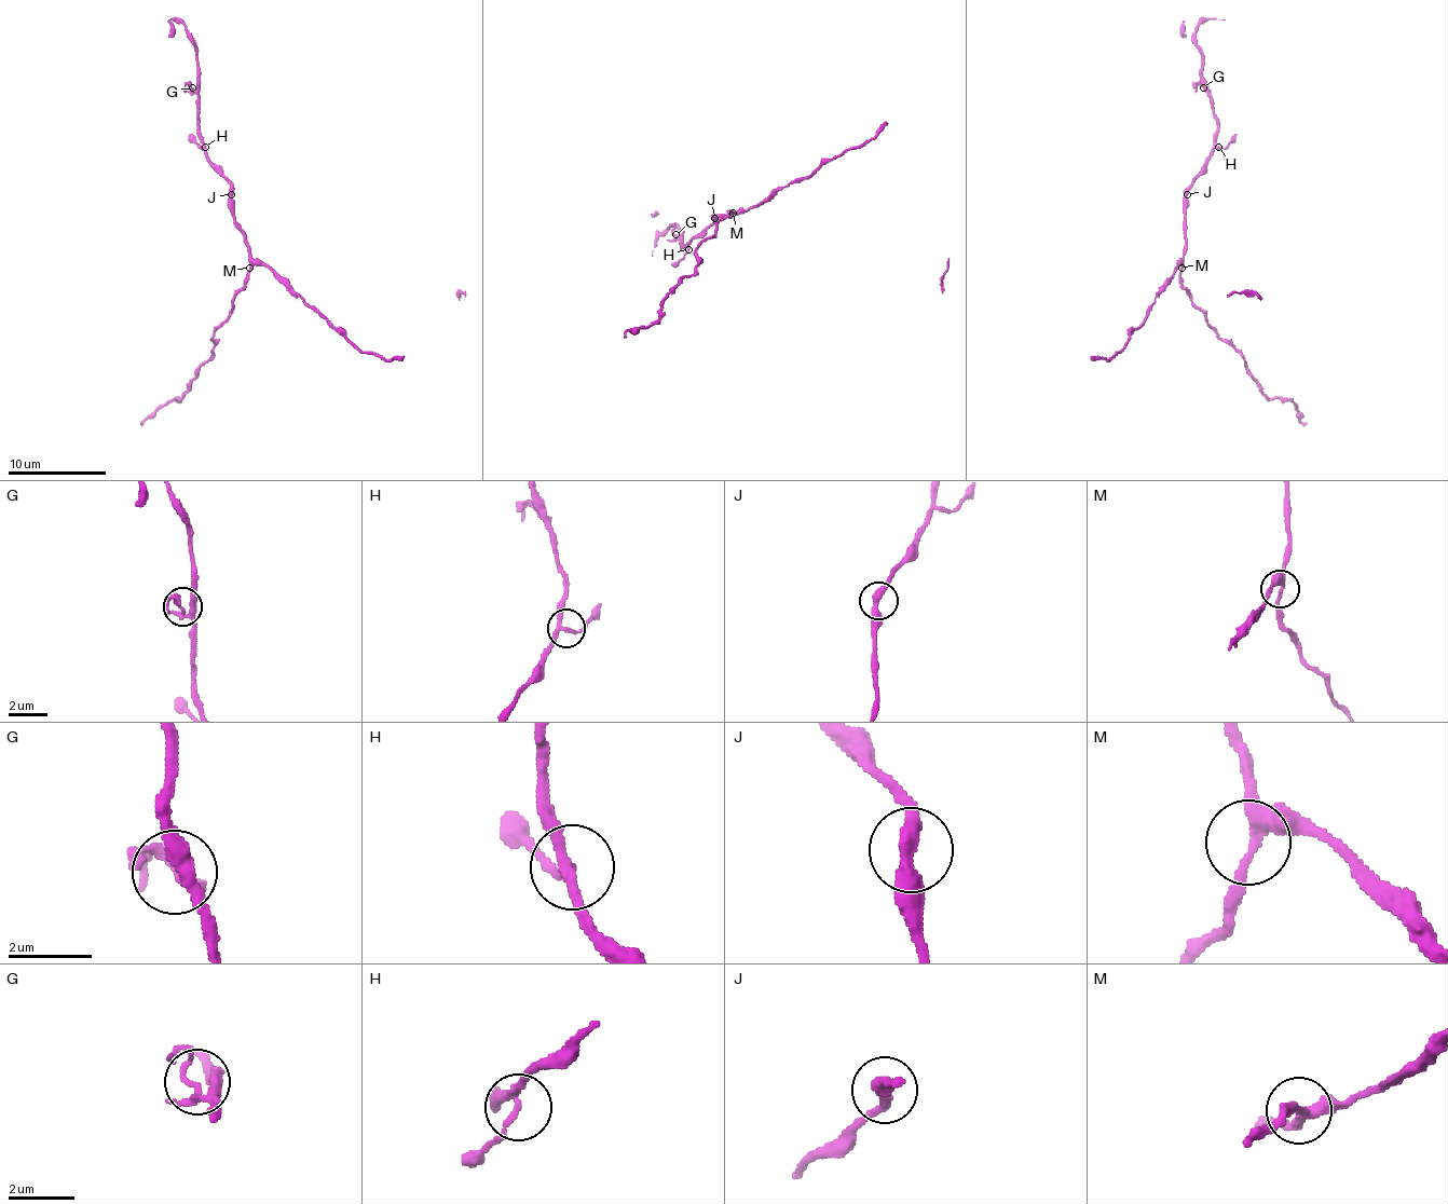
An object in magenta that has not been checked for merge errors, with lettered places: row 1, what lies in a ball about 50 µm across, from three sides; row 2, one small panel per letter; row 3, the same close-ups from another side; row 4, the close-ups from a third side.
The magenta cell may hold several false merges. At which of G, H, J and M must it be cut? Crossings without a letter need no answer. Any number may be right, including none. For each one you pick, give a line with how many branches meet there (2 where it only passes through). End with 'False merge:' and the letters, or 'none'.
False merge: none

